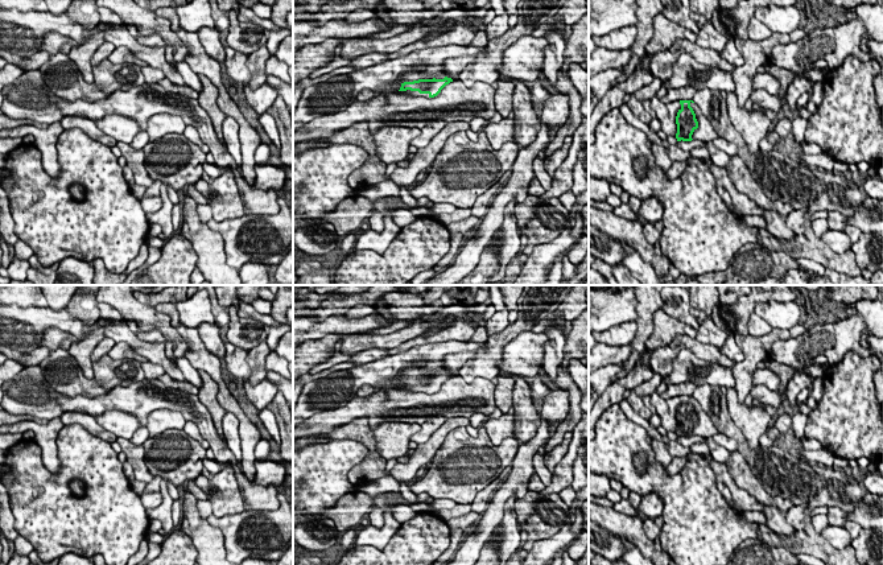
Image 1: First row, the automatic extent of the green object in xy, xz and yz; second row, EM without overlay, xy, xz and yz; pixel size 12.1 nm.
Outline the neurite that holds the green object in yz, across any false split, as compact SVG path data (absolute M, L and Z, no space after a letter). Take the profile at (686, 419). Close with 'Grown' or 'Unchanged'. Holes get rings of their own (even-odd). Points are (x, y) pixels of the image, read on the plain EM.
M657 392L651 395L651 403L656 415L661 418L661 426L667 432L674 432L677 437L701 436L709 438L718 434L711 418L702 411L693 396L680 396L670 404Z. Grown

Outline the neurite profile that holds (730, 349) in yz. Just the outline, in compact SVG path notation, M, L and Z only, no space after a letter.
M730 334L725 341L723 346L721 347L721 352L735 363L744 360L743 350L736 345L735 337L733 334Z

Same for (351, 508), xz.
M363 491L343 495L334 507L325 508L323 517L331 519L342 533L351 528L360 528L360 523L375 507L374 499Z

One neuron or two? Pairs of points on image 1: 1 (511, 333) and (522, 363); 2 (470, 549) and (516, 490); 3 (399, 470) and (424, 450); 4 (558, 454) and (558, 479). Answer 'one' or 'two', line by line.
1: two
2: one
3: one
4: two

